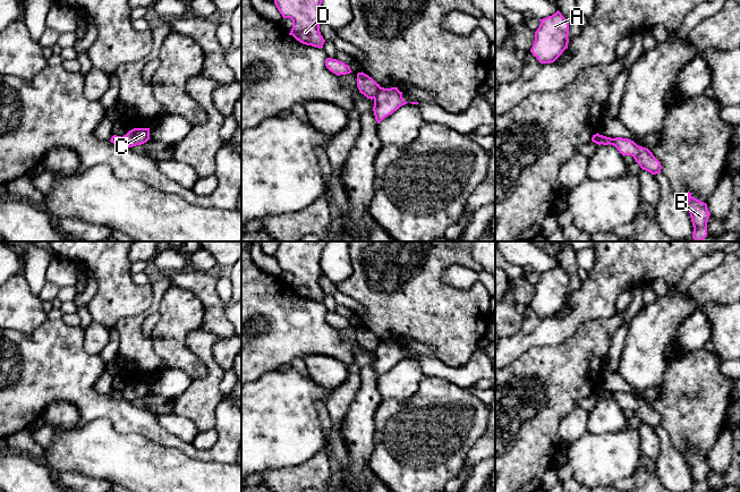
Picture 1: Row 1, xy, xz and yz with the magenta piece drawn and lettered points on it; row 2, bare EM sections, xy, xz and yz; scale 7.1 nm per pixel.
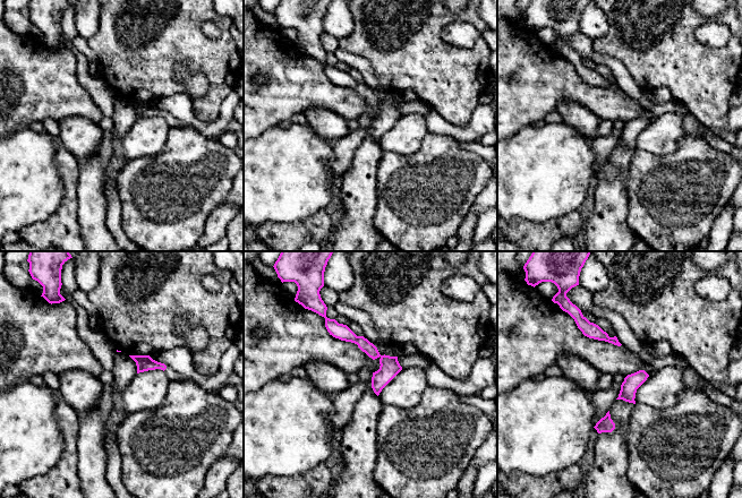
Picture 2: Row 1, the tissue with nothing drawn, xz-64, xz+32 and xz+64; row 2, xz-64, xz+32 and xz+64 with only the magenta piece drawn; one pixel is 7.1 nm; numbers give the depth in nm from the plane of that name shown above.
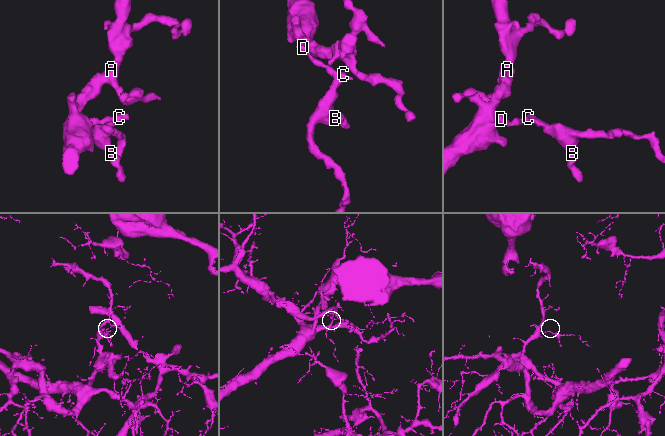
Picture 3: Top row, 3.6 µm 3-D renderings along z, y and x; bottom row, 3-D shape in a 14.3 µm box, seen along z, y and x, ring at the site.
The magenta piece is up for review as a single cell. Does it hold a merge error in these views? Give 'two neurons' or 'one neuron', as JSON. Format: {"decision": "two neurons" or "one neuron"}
{"decision": "two neurons"}

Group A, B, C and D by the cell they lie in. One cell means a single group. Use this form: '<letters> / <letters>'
A D / B C

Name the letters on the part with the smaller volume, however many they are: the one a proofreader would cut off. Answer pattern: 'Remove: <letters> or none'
Remove: B, C

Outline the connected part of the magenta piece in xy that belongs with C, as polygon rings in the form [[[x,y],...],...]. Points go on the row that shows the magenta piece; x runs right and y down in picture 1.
[[[134,128],[122,136],[122,144],[128,147],[142,145],[150,139],[150,128]]]

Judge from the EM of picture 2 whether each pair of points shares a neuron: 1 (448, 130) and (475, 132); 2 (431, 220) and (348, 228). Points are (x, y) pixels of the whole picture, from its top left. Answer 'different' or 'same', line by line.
1: same
2: different

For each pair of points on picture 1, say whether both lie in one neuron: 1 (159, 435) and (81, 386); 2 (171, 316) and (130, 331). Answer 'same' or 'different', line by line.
1: same
2: different

